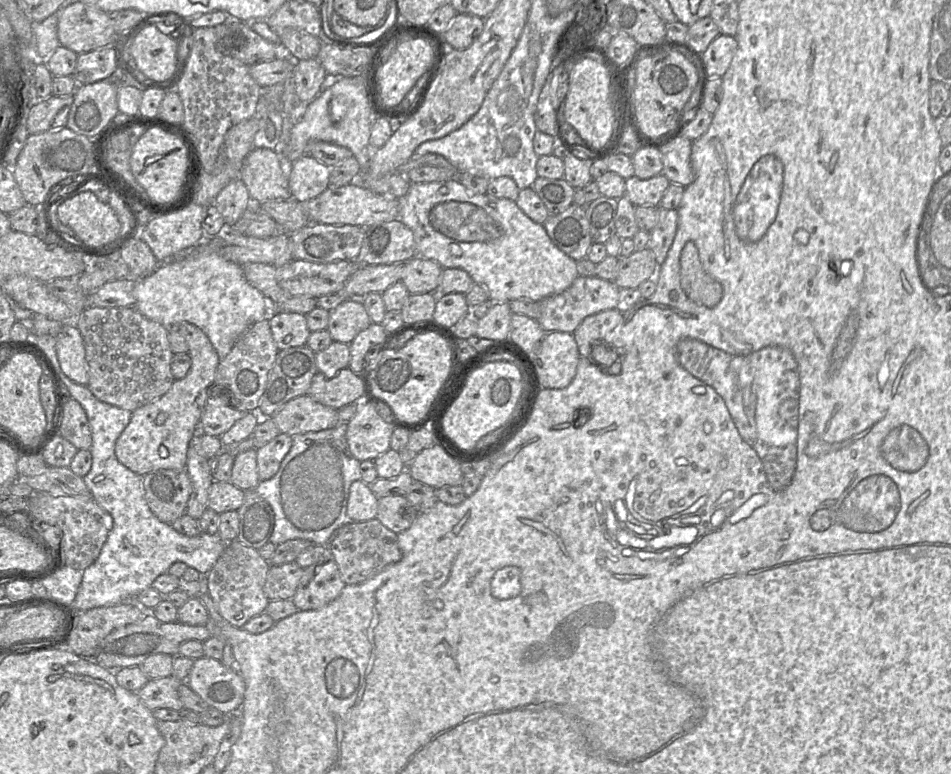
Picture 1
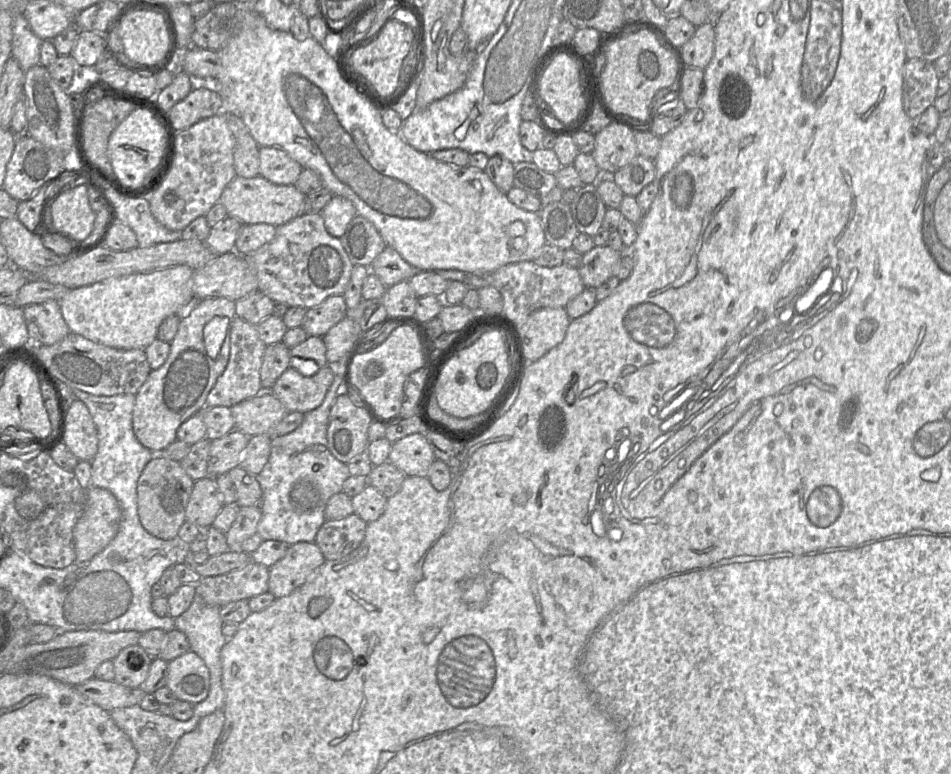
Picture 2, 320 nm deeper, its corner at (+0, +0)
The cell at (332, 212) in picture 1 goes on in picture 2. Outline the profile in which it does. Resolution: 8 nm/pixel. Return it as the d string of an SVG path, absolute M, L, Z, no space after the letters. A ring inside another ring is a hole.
M262 176L253 178L234 177L224 188L218 203L221 203L228 216L242 224L271 224L280 226L308 212L306 195L294 185L277 185Z

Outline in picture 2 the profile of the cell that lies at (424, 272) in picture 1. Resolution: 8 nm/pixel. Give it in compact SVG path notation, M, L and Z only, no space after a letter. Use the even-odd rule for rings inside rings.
M388 246L374 259L369 268L386 287L409 280L416 272L422 272L416 270L395 249Z

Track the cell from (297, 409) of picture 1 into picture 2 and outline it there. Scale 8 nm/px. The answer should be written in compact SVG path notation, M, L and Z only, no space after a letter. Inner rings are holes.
M270 391L243 400L230 407L235 429L247 436L271 435L274 427L287 415L283 403Z

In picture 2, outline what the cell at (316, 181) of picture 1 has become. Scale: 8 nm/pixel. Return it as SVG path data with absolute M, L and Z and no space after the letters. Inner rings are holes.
M259 147L259 175L277 185L294 185L303 167L276 147Z

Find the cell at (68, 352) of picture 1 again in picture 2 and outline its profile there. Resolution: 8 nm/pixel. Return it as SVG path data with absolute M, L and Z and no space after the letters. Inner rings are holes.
M57 300L29 304L23 307L23 314L32 345L52 345L70 333Z

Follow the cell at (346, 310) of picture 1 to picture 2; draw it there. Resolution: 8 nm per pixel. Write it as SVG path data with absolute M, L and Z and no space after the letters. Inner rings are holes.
M331 295L320 304L307 309L301 327L308 336L323 337L330 328L347 316L347 305L343 295Z

